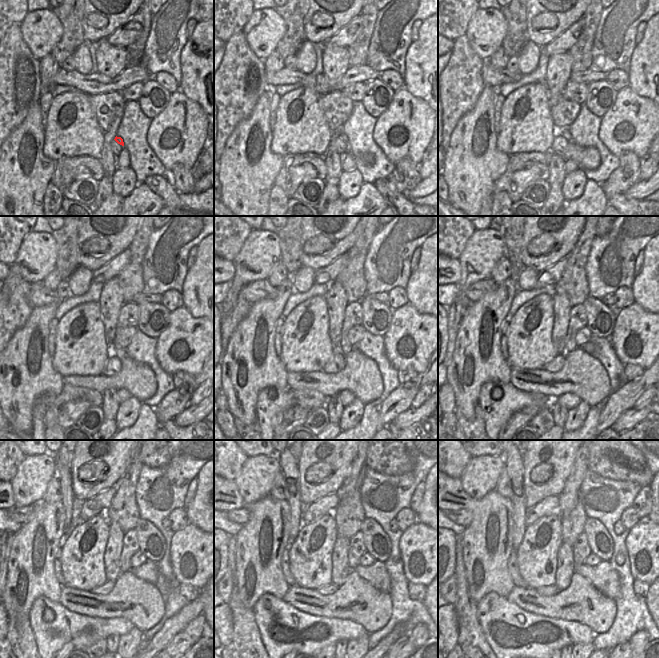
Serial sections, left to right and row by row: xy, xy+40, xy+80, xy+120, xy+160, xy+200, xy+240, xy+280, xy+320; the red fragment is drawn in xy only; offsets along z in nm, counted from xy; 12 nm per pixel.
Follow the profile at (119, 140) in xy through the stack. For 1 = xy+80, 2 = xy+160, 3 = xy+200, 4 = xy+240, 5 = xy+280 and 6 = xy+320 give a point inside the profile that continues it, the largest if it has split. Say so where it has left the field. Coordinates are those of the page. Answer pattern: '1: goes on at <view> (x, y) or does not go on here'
1: goes on at xy+80 (564, 132)
2: goes on at xy+160 (353, 317)
3: goes on at xy+200 (578, 316)
4: goes on at xy+240 (130, 543)
5: goes on at xy+280 (356, 549)
6: goes on at xy+320 (581, 549)

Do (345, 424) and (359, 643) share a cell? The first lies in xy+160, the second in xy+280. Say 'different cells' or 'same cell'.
same cell

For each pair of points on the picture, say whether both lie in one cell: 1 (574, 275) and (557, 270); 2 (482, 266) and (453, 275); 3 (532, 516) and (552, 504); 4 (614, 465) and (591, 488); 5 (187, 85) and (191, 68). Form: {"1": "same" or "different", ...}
{"1": "different", "2": "different", "3": "same", "4": "different", "5": "same"}

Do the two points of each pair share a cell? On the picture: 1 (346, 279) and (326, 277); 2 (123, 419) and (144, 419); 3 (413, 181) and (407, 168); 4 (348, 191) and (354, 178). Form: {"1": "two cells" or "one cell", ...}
{"1": "two cells", "2": "two cells", "3": "one cell", "4": "one cell"}

